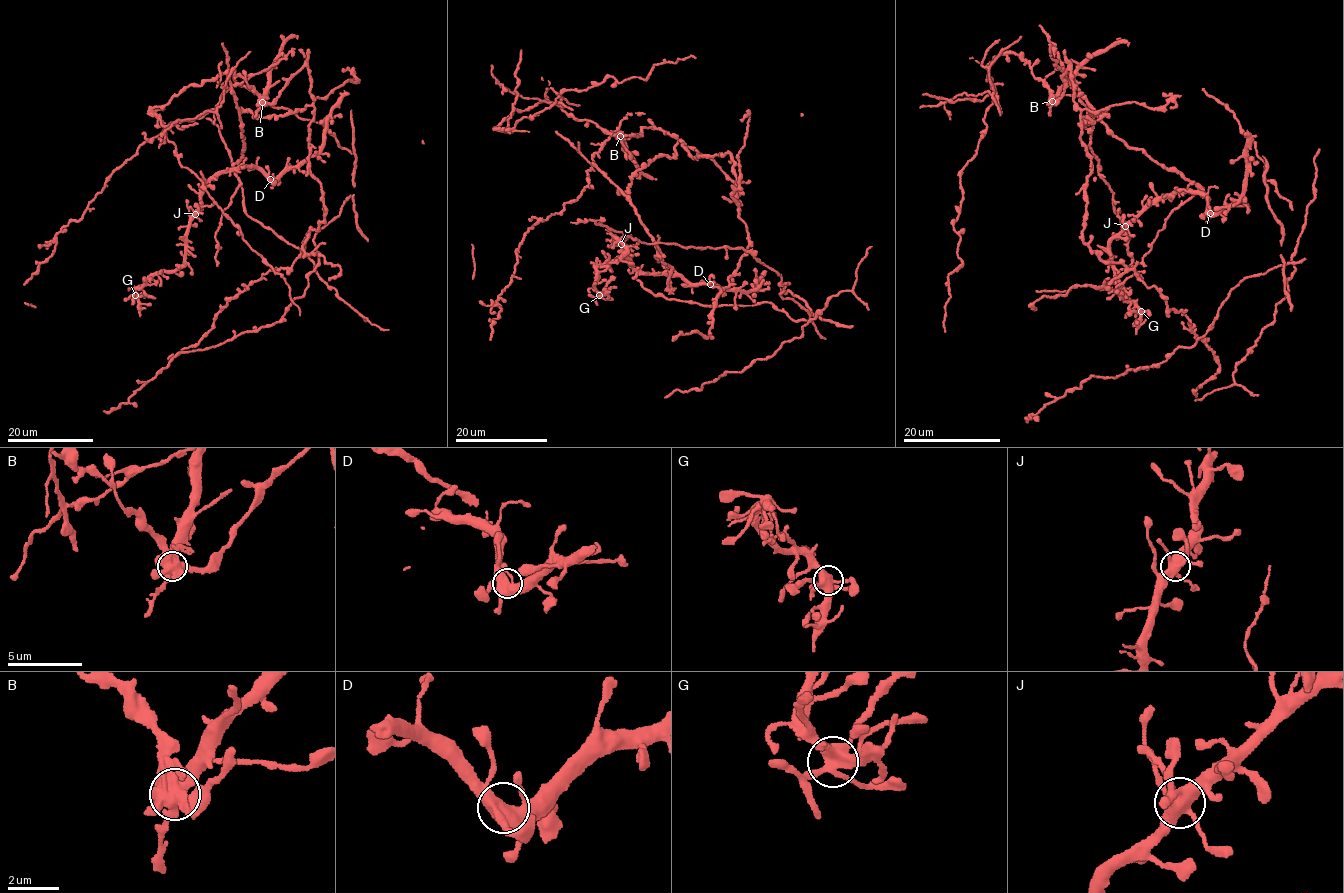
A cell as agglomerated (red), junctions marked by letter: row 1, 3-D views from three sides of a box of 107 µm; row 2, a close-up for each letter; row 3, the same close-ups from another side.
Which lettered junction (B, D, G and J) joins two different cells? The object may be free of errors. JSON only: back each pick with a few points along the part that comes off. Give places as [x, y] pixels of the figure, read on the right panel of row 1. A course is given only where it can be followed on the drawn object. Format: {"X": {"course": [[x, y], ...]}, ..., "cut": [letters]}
{"cut": ["B"]}

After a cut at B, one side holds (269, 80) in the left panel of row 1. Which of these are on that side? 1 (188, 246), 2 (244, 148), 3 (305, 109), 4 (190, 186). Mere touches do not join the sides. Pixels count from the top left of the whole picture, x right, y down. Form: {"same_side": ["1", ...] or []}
{"same_side": ["1", "4"]}

